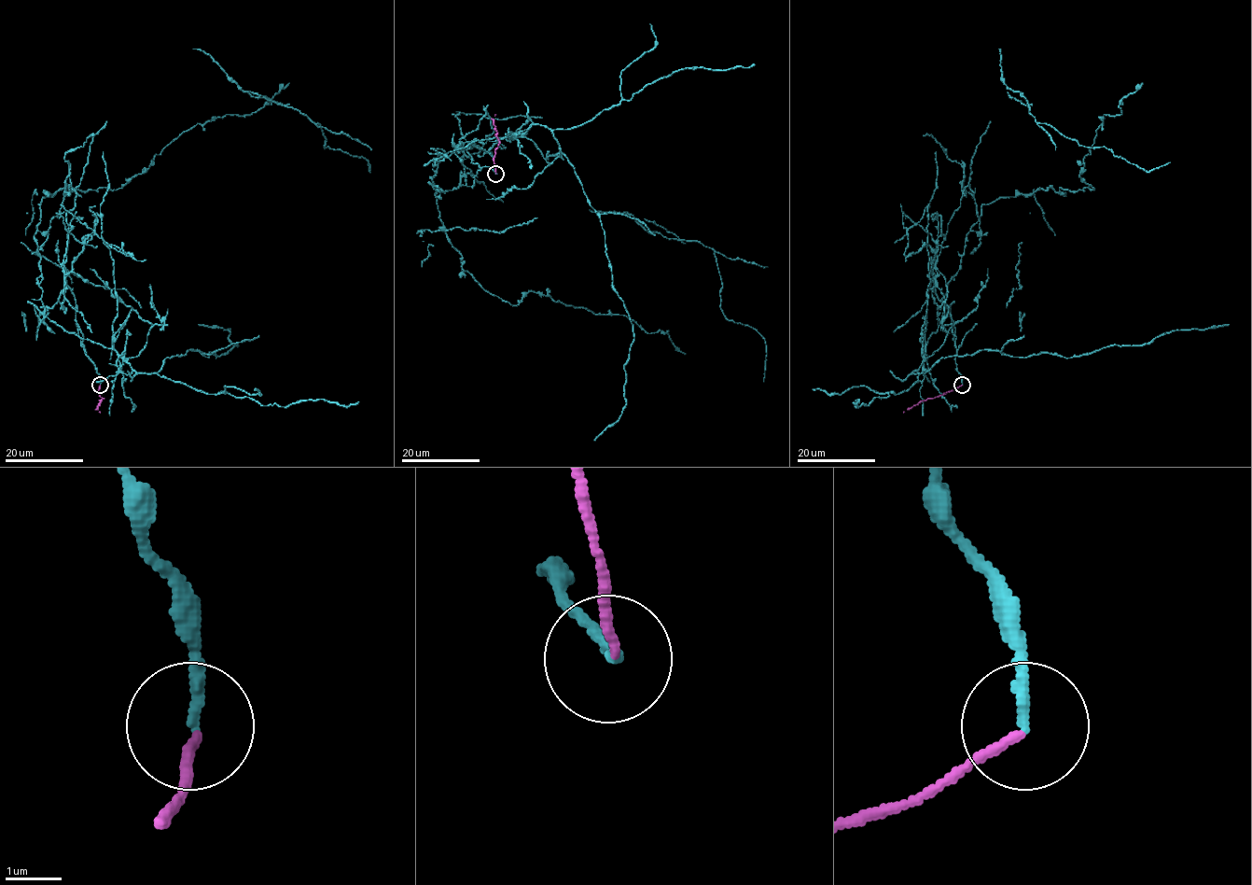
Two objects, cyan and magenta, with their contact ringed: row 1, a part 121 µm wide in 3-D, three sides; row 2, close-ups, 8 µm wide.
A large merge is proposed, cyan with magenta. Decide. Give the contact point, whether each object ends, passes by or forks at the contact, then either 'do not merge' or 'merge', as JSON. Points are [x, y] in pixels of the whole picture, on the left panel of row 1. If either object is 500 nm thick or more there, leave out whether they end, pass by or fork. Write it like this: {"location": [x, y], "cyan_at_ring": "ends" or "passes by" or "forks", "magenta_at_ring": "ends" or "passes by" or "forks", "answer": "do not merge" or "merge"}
{"location": [100, 385], "cyan_at_ring": "ends", "magenta_at_ring": "ends", "answer": "do not merge"}

